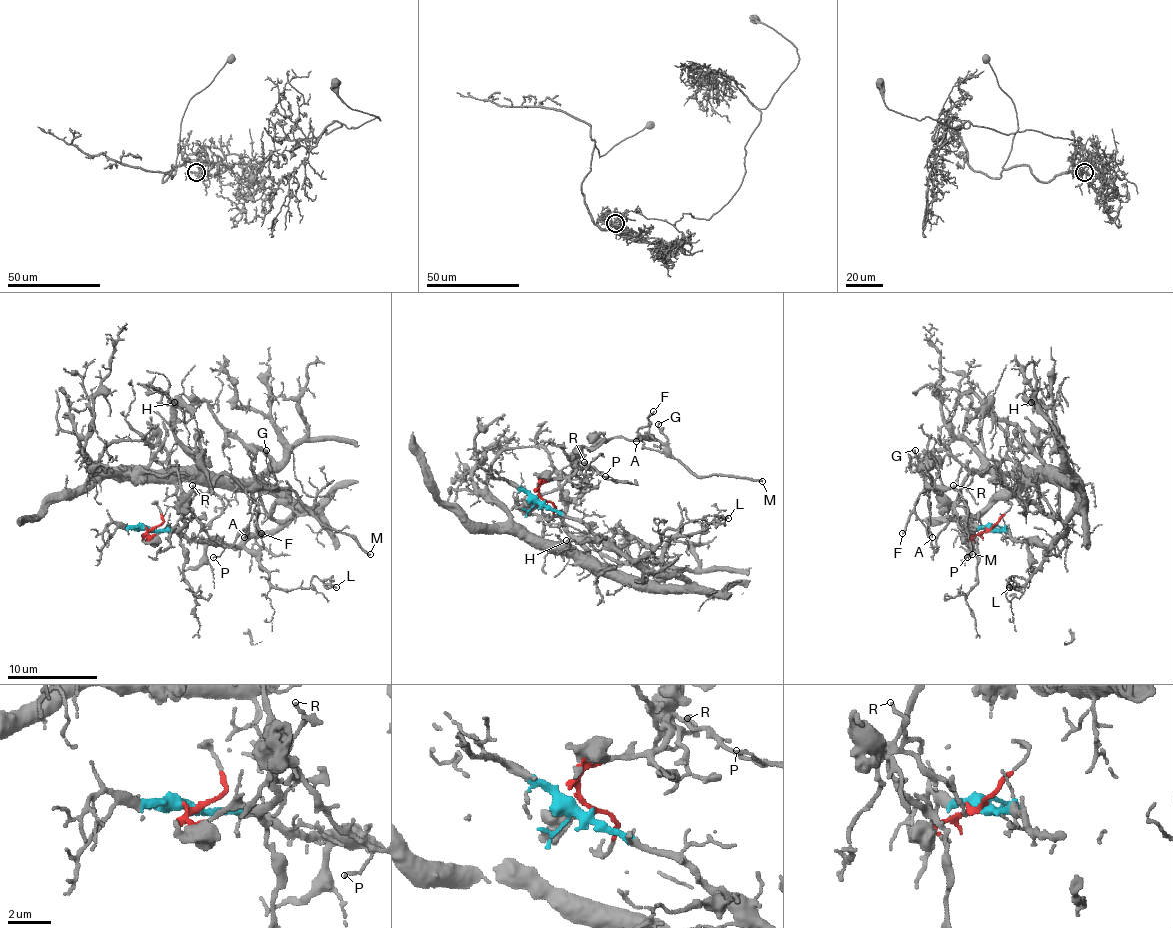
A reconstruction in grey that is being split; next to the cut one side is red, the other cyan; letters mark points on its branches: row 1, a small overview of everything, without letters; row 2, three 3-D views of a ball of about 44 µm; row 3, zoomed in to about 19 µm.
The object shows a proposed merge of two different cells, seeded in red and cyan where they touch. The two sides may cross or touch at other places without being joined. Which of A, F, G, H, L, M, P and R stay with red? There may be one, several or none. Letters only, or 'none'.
A, F, G, M, P, R

